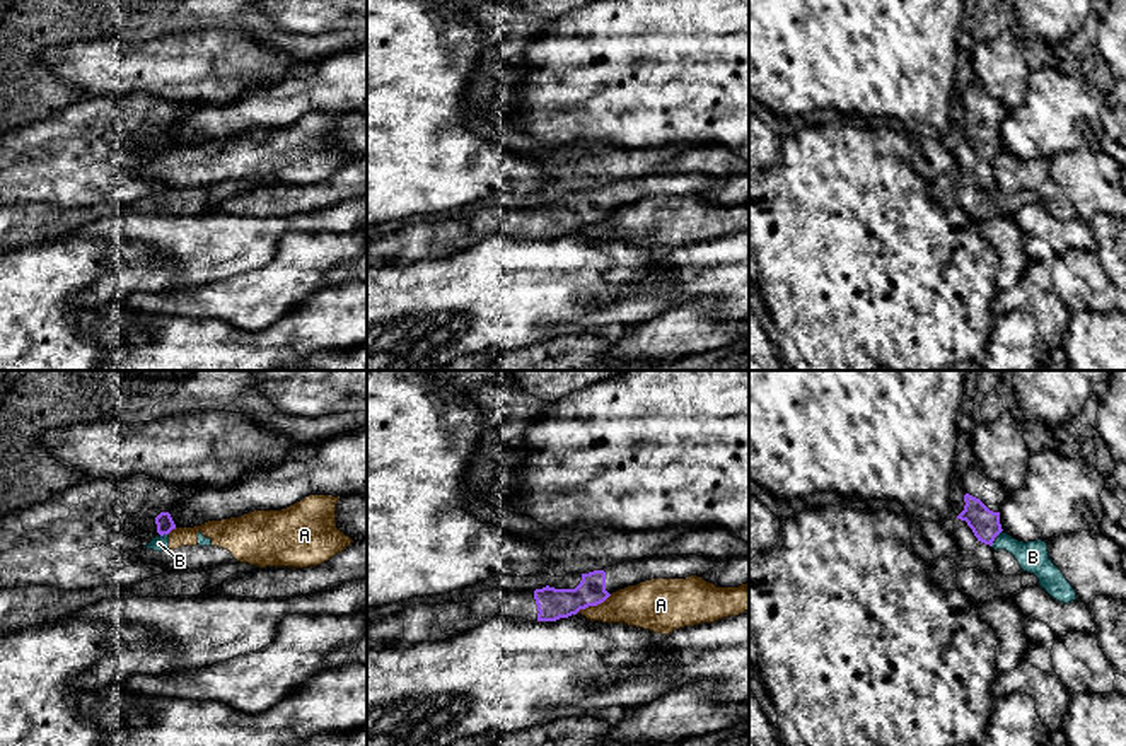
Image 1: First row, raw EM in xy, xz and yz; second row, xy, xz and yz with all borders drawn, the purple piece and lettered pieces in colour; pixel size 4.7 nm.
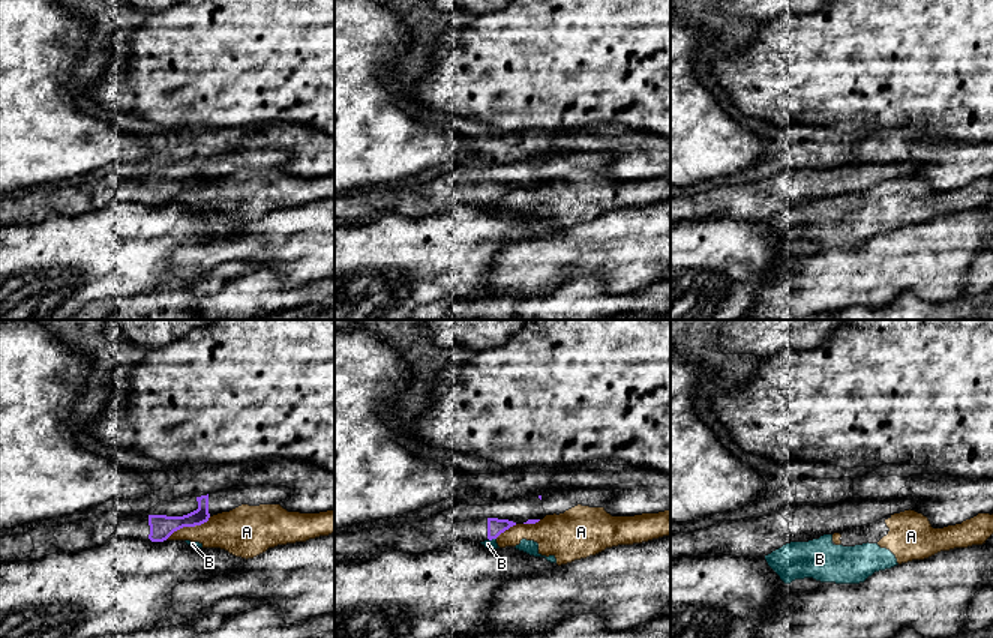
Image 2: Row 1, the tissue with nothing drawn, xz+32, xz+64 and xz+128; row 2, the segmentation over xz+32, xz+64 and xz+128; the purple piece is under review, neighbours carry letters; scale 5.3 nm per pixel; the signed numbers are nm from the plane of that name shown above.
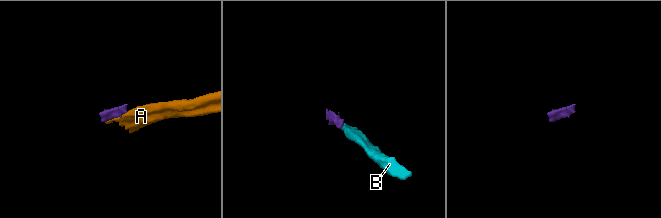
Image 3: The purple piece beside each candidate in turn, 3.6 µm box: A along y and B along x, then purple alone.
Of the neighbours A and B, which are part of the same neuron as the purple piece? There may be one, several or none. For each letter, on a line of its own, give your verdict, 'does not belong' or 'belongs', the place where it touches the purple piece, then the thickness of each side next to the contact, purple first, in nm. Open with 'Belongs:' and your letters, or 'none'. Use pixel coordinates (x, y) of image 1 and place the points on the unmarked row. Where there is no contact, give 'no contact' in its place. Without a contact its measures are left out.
Belongs: none
A: does not belong | xz (592, 222) | 140/220 nm
B: does not belong | xy (164, 151) | 80/80 nm

